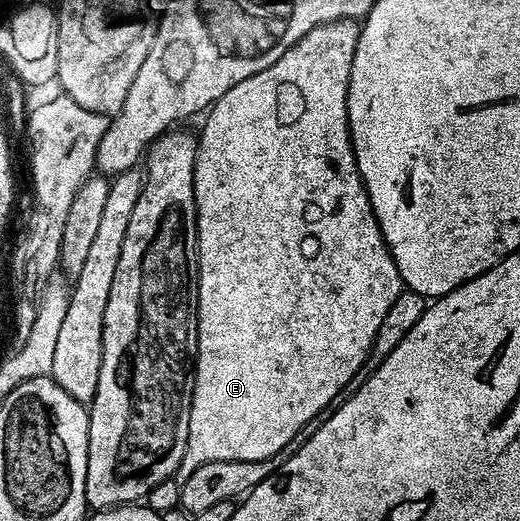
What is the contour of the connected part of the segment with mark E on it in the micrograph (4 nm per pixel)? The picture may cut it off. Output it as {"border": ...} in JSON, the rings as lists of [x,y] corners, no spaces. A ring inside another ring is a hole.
{"border":[[[337,19],[333,23],[313,27],[313,31],[309,31],[309,35],[297,39],[297,43],[293,43],[293,47],[289,47],[289,51],[285,51],[285,55],[281,55],[281,59],[277,59],[277,63],[265,67],[265,71],[257,71],[257,75],[249,75],[249,79],[241,79],[241,83],[237,83],[237,87],[229,87],[229,91],[225,91],[225,95],[221,95],[221,99],[217,99],[215,104],[210,106],[209,112],[206,114],[206,117],[208,116],[207,122],[204,123],[203,130],[198,130],[197,159],[193,171],[193,191],[195,192],[195,218],[197,219],[197,231],[199,232],[199,330],[197,331],[199,353],[195,356],[195,386],[191,396],[189,439],[185,447],[185,455],[181,459],[179,469],[175,472],[173,478],[179,485],[183,485],[185,479],[189,479],[189,475],[193,475],[193,471],[197,471],[197,467],[205,467],[205,463],[252,461],[253,459],[265,459],[277,455],[277,451],[281,451],[285,447],[285,443],[289,443],[289,439],[293,439],[293,435],[297,435],[297,431],[301,431],[301,427],[305,427],[305,423],[309,423],[309,419],[313,419],[325,406],[332,404],[336,400],[334,397],[339,392],[342,394],[346,390],[349,379],[353,379],[353,375],[357,375],[357,371],[365,363],[365,359],[373,347],[377,327],[381,327],[389,307],[393,307],[393,303],[397,303],[397,295],[405,292],[403,280],[397,271],[397,263],[381,235],[381,227],[377,223],[375,212],[369,203],[369,195],[365,191],[363,180],[359,177],[357,159],[353,155],[353,147],[351,146],[351,132],[347,122],[347,92],[349,91],[349,75],[353,71],[353,55],[357,51],[360,28],[360,22],[356,19]]]}

